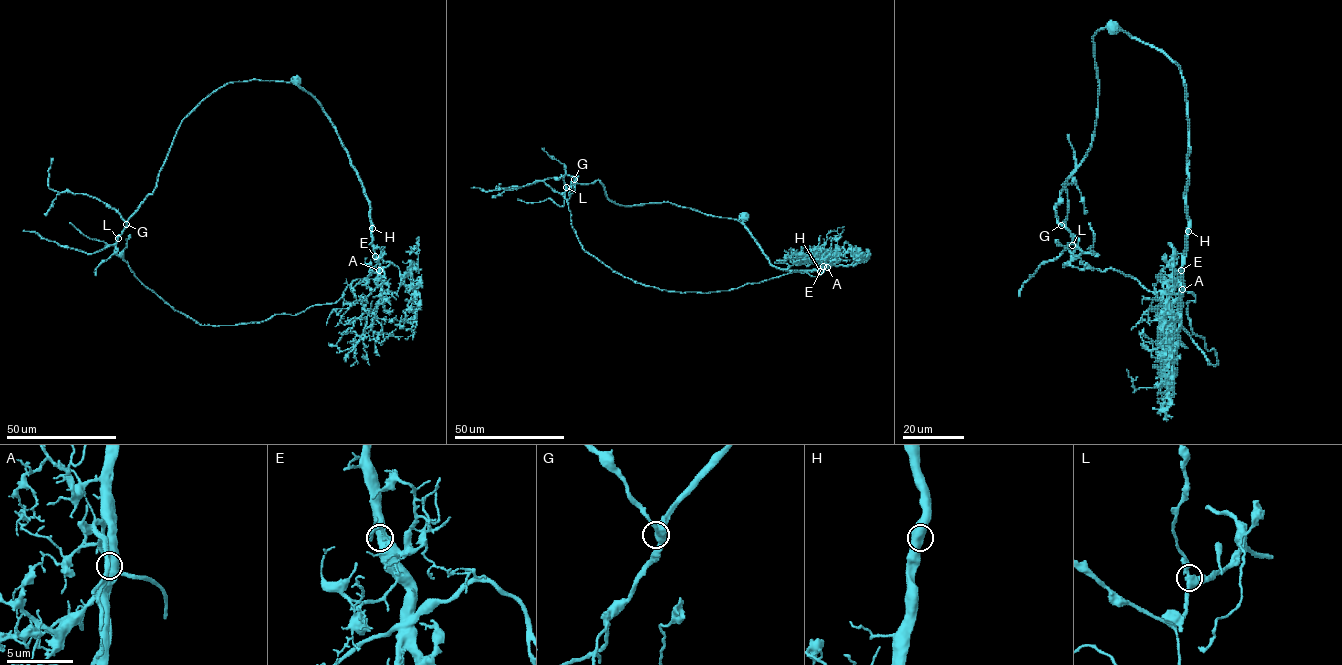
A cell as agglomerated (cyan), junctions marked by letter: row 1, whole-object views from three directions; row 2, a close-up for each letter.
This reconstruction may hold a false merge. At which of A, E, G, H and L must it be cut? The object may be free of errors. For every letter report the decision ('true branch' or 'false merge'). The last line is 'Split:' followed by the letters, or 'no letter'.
A: false merge
E: true branch
G: true branch
H: true branch
L: true branch
Split: A

